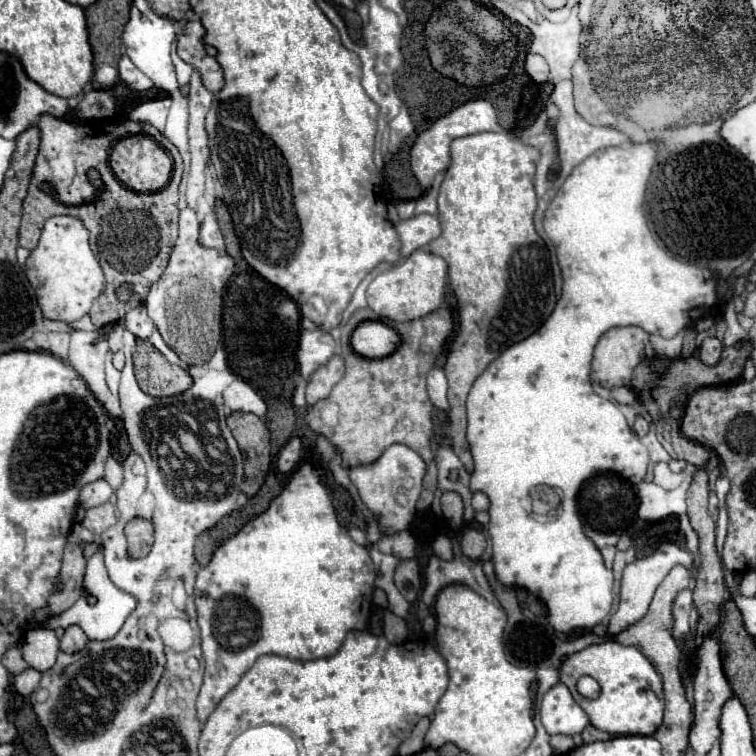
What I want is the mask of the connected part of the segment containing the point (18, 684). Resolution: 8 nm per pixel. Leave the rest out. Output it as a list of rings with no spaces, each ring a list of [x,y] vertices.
[[[27,668],[25,672],[15,676],[15,680],[13,680],[15,692],[19,696],[29,696],[39,686],[39,680],[41,680],[41,672],[35,668]]]

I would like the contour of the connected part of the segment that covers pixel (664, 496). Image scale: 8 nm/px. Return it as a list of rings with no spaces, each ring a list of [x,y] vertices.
[[[691,476],[675,488],[675,490],[665,490],[653,482],[641,482],[635,488],[635,494],[639,498],[639,508],[637,516],[644,522],[657,521],[666,516],[685,516],[687,506],[685,506],[685,492],[689,488]]]

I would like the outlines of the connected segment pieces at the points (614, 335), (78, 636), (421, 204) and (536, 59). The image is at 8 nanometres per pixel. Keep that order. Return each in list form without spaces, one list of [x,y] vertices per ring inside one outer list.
[[[637,326],[611,328],[601,336],[591,360],[591,380],[603,388],[629,386],[635,366],[643,360],[643,346],[649,346],[649,334]]]
[[[69,626],[63,634],[63,638],[59,640],[59,648],[67,654],[75,654],[79,650],[83,650],[87,644],[87,638],[85,638],[85,632],[79,628],[79,626]]]
[[[441,174],[435,178],[433,186],[427,190],[427,194],[423,194],[419,199],[415,199],[416,207],[414,214],[437,214],[437,190],[441,184]]]
[[[527,54],[527,58],[525,58],[525,72],[537,82],[537,84],[541,84],[541,82],[547,82],[547,72],[549,72],[549,68],[547,68],[547,62],[545,62],[545,58],[541,58],[539,54]]]

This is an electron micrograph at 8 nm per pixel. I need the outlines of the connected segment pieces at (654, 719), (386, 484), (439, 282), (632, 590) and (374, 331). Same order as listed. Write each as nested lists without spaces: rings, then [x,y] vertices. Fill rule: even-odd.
[[[603,642],[587,646],[581,652],[571,654],[559,670],[561,682],[571,690],[575,702],[589,714],[591,724],[613,736],[643,734],[651,736],[663,722],[663,688],[661,676],[649,658],[635,646],[623,646],[617,642]],[[591,676],[599,682],[601,694],[595,700],[583,698],[577,692],[577,680]]]
[[[393,444],[383,452],[383,456],[367,466],[355,466],[349,470],[349,478],[355,484],[363,504],[377,516],[377,524],[381,534],[395,534],[407,530],[415,516],[415,504],[419,500],[423,488],[427,464],[423,458],[403,444]]]
[[[415,250],[405,262],[393,266],[391,270],[381,272],[367,288],[367,304],[375,310],[381,318],[389,318],[395,322],[409,322],[429,312],[437,310],[445,298],[445,284],[447,284],[447,264],[443,258]]]
[[[661,544],[651,556],[647,558],[639,558],[631,564],[627,564],[627,568],[623,570],[623,578],[621,578],[621,602],[619,602],[619,610],[611,616],[611,622],[609,622],[609,634],[619,634],[621,630],[629,628],[631,624],[639,622],[645,614],[647,614],[647,608],[651,604],[651,598],[657,590],[657,586],[663,582],[663,578],[669,574],[669,570],[675,566],[675,564],[683,564],[685,568],[693,568],[693,554],[687,550],[687,548],[679,548],[677,544]]]
[[[381,320],[361,322],[351,334],[353,350],[365,358],[385,358],[385,354],[393,354],[399,344],[401,336]]]

